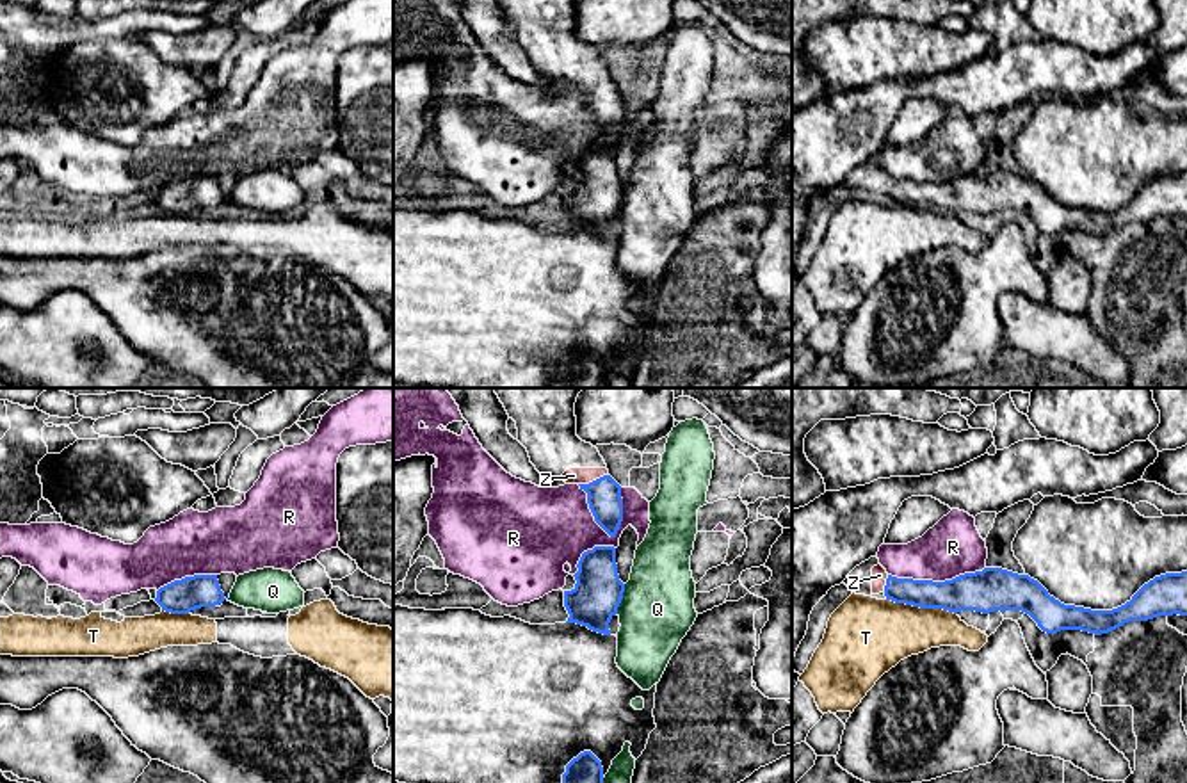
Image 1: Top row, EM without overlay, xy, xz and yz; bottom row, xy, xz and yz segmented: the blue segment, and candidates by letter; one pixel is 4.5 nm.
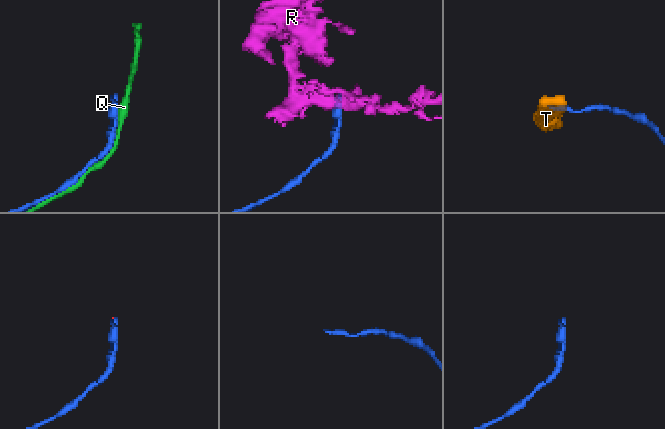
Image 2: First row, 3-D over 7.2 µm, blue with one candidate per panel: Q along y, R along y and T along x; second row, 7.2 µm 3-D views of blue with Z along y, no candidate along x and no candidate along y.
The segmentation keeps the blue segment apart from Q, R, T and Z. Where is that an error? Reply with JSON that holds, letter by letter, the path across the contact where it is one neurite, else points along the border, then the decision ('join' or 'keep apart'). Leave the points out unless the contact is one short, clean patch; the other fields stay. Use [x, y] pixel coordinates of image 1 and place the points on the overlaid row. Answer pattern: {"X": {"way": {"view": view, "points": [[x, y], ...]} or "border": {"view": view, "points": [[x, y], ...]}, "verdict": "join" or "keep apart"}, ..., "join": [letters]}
{"Q": {"verdict": "keep apart"}, "R": {"verdict": "keep apart"}, "T": {"border": {"view": "yz", "points": [[887, 598], [897, 604], [942, 607], [956, 614]]}, "verdict": "keep apart"}, "Z": {"way": {"view": "xz", "points": [[604, 495], [593, 481], [573, 476]]}, "verdict": "join"}, "join": ["Z"]}

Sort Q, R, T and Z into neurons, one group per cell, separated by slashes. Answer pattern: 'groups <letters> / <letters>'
groups Q / R / T / Z

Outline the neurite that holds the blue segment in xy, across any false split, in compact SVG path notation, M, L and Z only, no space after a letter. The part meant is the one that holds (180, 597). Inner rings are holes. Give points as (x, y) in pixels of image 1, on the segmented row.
M194 575L174 580L160 587L155 598L162 610L171 614L189 614L201 607L215 607L224 600L217 575Z

